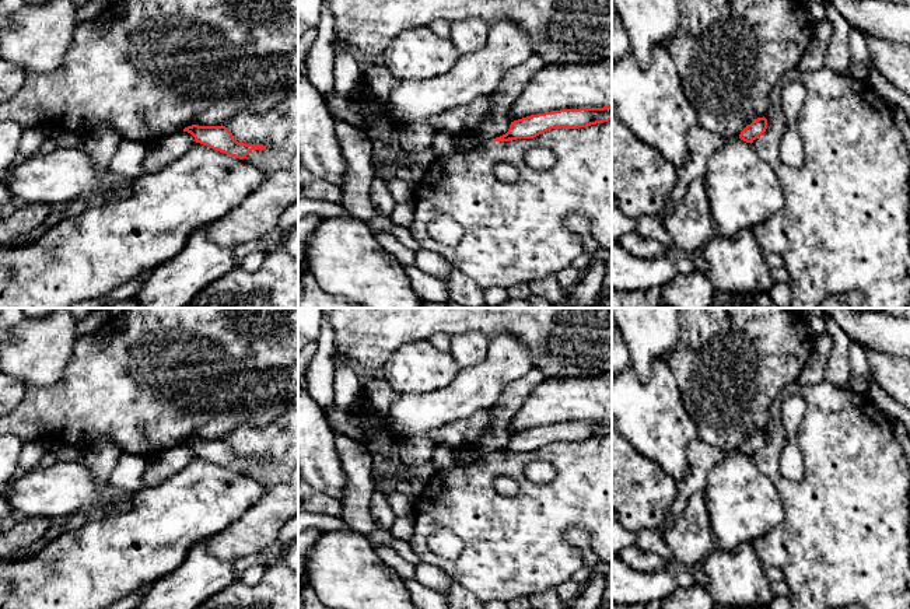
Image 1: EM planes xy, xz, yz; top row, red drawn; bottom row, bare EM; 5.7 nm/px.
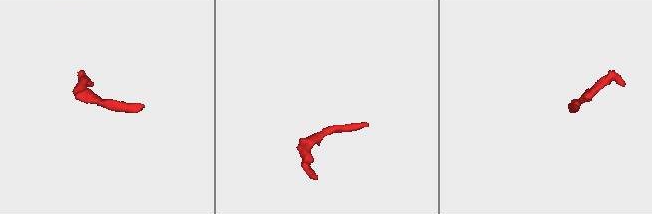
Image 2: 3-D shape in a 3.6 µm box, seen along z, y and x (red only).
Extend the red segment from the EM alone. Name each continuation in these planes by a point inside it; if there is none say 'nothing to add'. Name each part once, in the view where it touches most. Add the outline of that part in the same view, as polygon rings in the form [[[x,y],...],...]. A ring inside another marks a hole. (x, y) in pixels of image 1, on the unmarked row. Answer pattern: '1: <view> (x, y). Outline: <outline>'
nothing to add

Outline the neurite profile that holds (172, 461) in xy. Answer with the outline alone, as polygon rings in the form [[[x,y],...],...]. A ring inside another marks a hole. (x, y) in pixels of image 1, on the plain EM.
[[[182,444],[150,459],[143,476],[146,487],[160,486],[168,477],[179,473],[195,456],[195,451]]]

